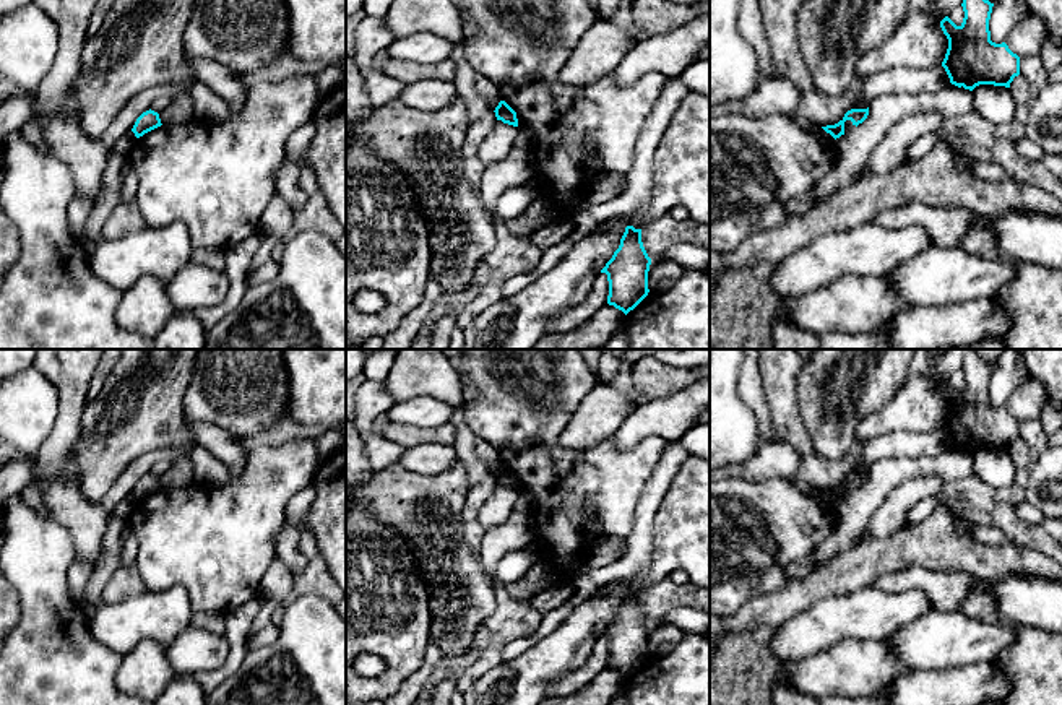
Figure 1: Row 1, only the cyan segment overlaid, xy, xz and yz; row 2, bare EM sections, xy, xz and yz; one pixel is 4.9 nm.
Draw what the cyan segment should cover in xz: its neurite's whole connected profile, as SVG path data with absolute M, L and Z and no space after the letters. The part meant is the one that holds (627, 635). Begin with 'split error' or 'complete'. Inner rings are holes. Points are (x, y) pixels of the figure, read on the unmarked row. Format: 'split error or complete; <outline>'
complete; M627 590L619 612L601 634L609 645L607 668L625 679L633 674L650 656L650 629L651 622L643 611L641 593Z

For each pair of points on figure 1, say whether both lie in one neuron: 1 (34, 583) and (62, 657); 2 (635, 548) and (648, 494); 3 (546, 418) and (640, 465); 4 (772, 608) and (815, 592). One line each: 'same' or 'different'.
1: same
2: same
3: same
4: same

